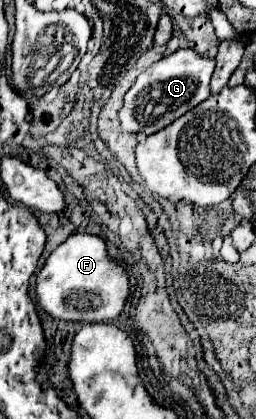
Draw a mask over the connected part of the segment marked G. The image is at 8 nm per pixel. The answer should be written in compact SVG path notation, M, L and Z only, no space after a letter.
M179 49L175 53L171 53L169 57L163 57L161 61L153 63L151 67L147 67L135 81L135 85L129 89L131 93L125 95L125 103L121 109L121 121L123 127L133 131L141 127L141 123L133 123L131 117L139 117L135 113L139 101L139 93L155 93L155 127L167 127L169 123L173 123L175 119L179 119L183 113L191 111L195 105L199 105L201 101L205 101L211 95L209 89L209 81L215 69L215 59L205 57L205 55L197 55L193 49Z

